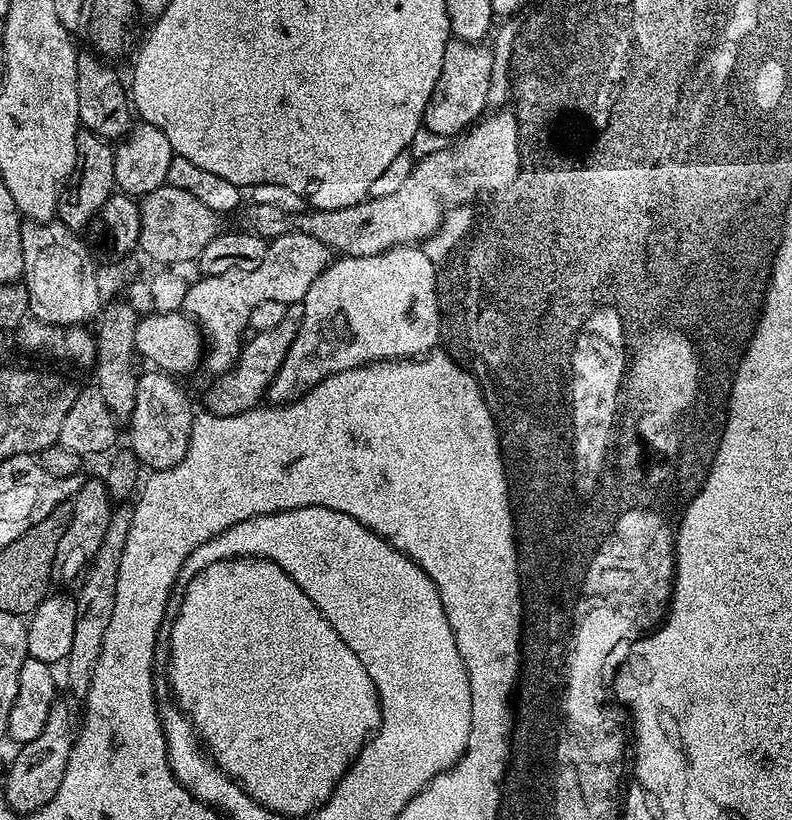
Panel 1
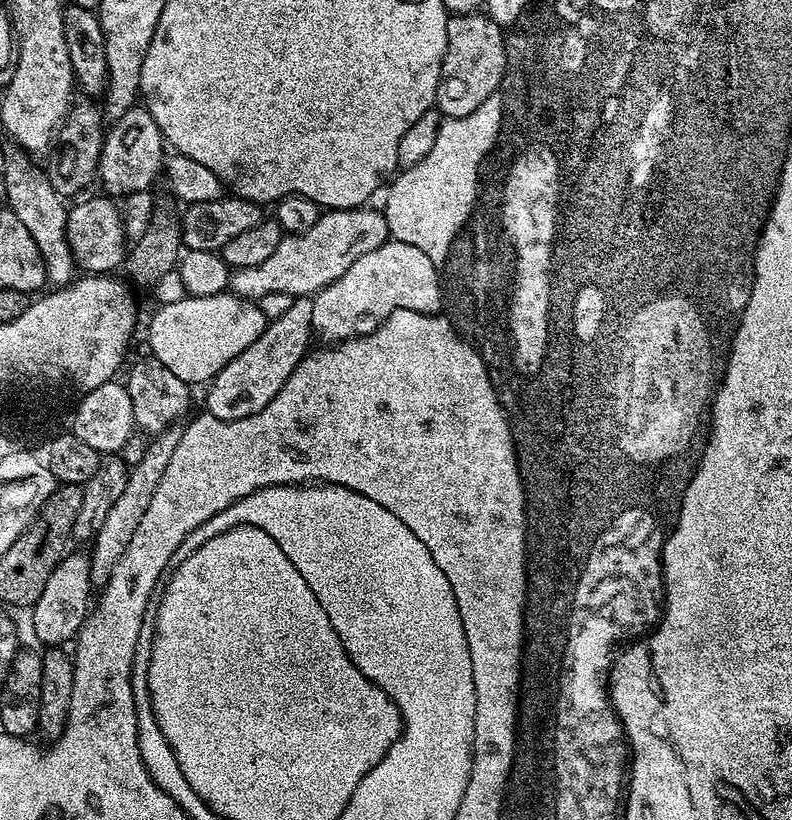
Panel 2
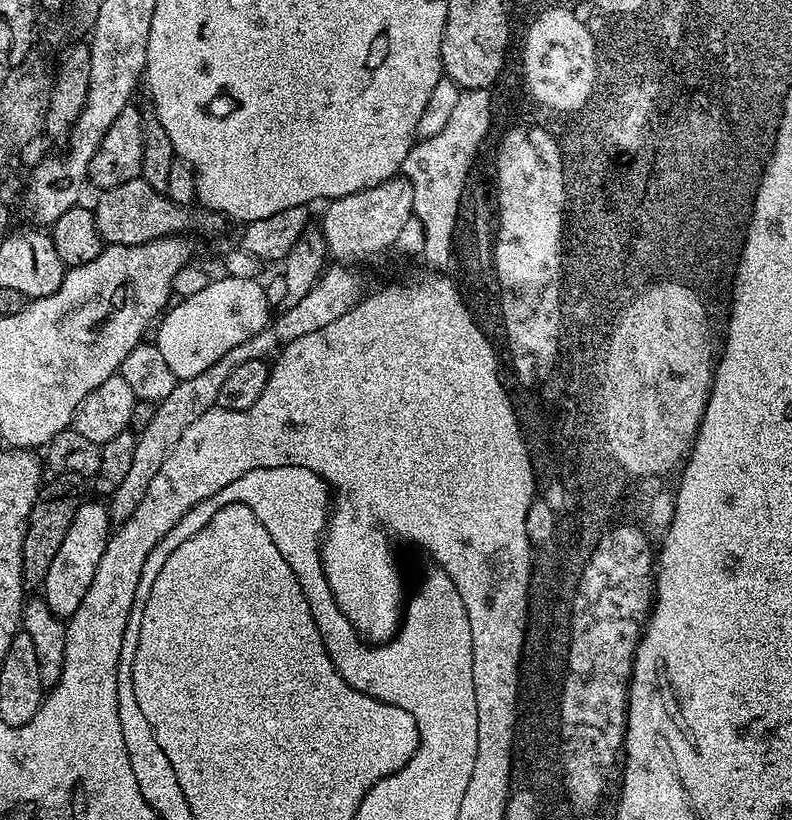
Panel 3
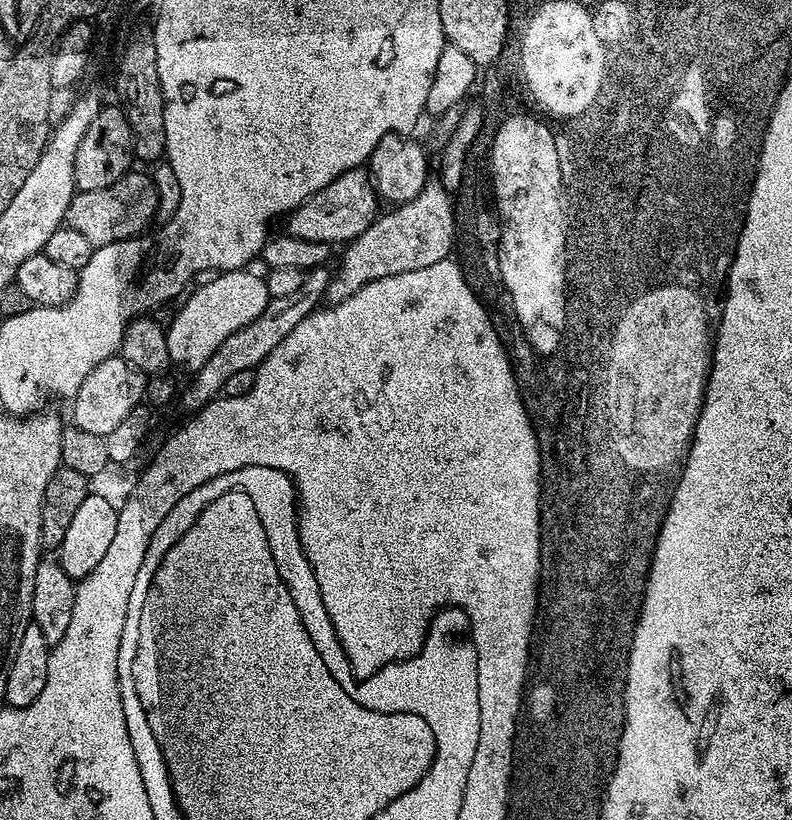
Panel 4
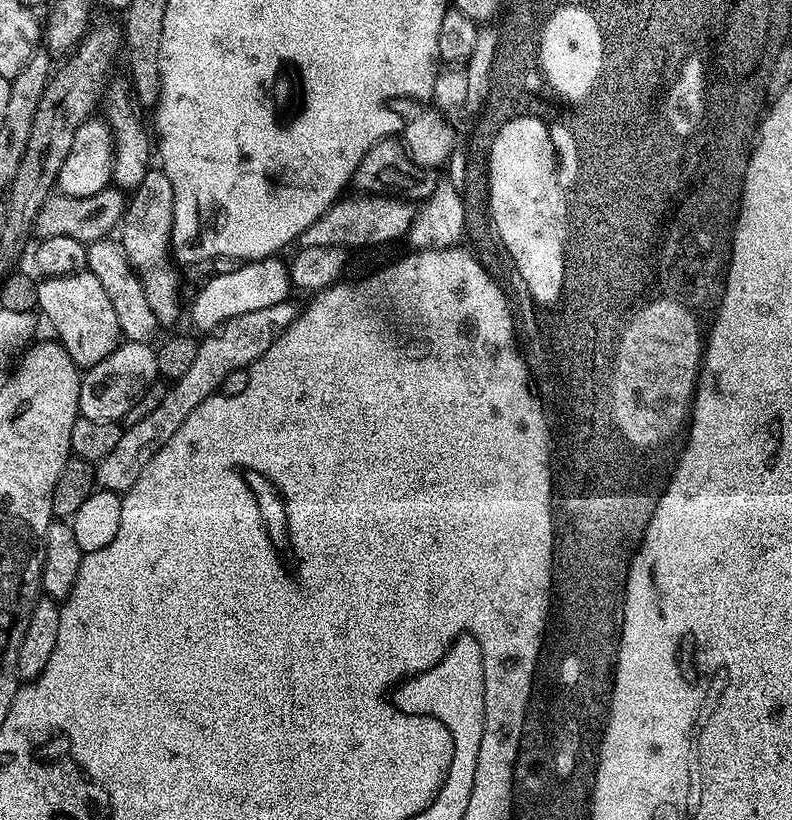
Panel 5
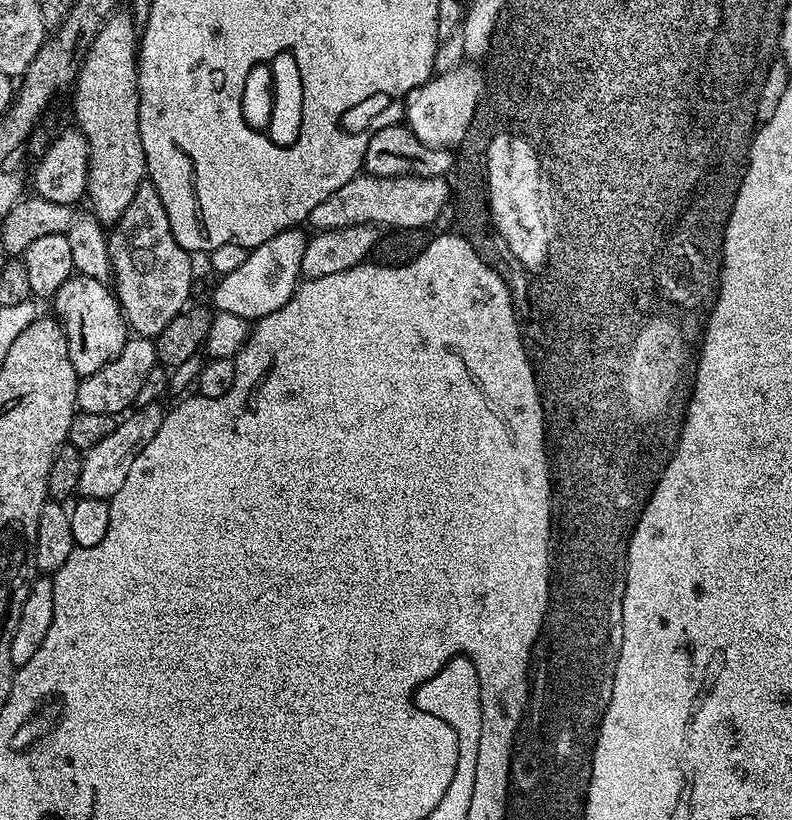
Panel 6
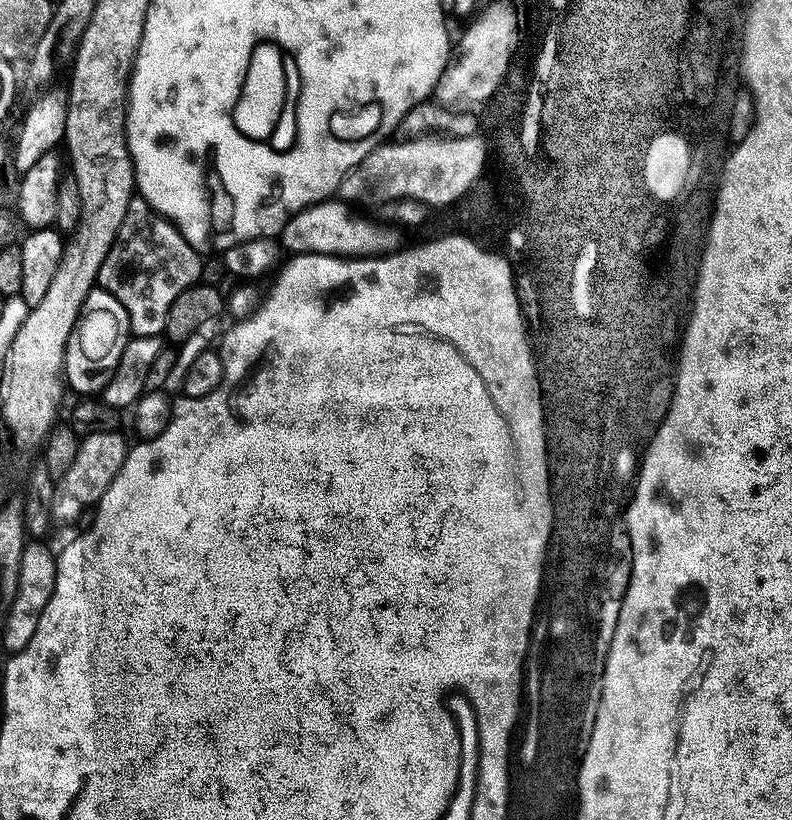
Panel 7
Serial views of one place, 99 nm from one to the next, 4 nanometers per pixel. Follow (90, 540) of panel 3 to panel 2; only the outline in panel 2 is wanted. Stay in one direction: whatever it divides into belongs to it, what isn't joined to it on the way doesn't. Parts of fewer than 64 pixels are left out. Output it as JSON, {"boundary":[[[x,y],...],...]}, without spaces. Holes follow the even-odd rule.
{"boundary":[[[76,551],[64,556],[46,582],[46,589],[30,610],[35,636],[47,647],[59,647],[73,641],[80,632],[92,604],[93,586],[90,582],[90,556]]]}

